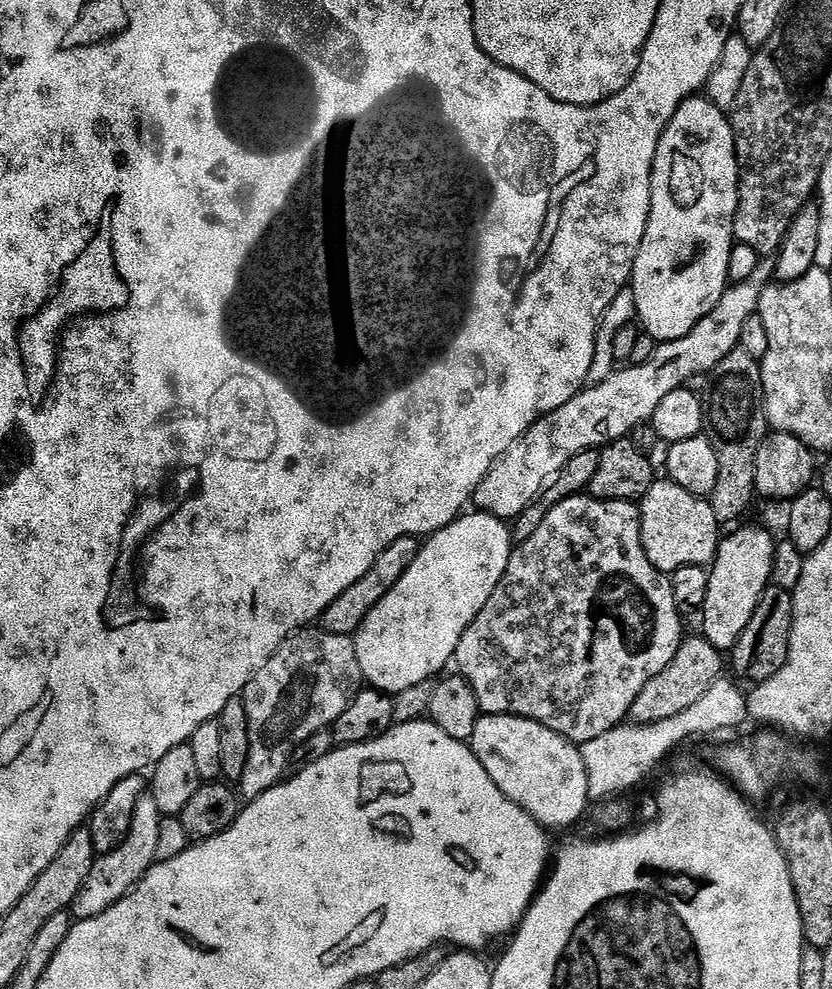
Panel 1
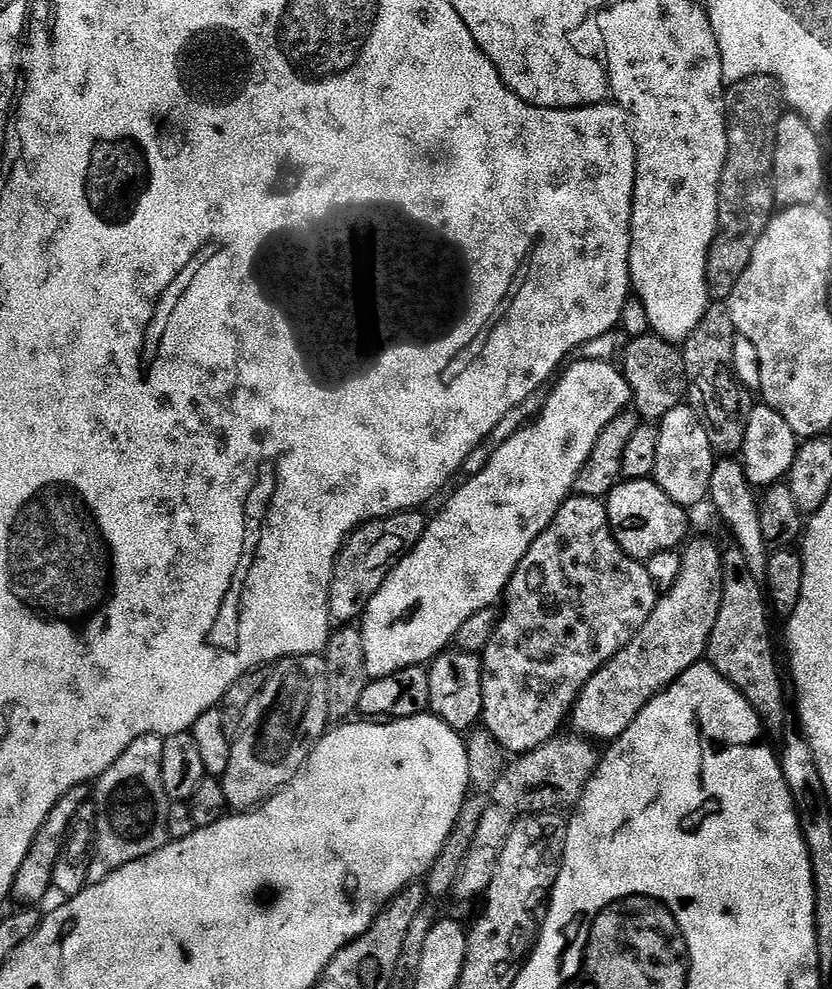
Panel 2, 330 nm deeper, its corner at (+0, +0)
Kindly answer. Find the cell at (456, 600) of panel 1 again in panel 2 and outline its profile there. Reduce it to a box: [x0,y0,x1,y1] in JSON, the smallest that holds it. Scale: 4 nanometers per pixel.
[359,359,632,677]

